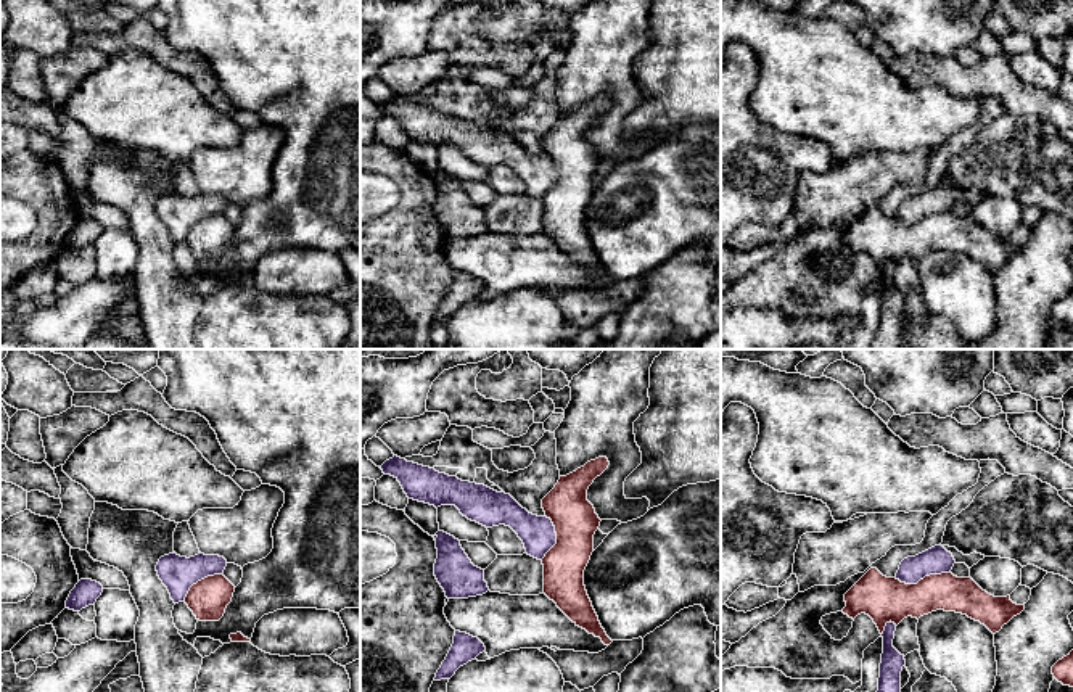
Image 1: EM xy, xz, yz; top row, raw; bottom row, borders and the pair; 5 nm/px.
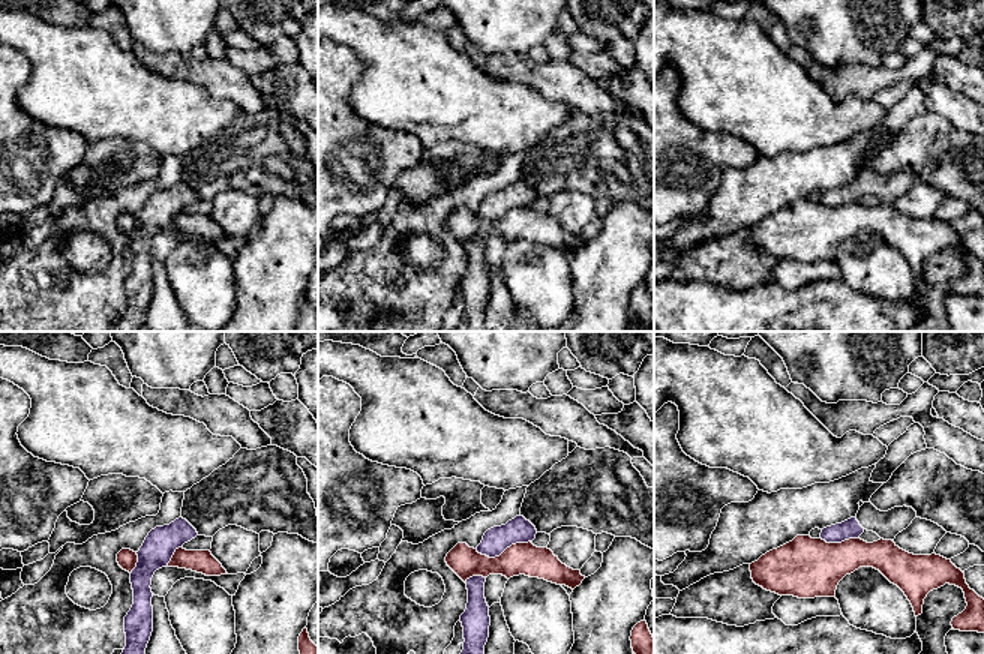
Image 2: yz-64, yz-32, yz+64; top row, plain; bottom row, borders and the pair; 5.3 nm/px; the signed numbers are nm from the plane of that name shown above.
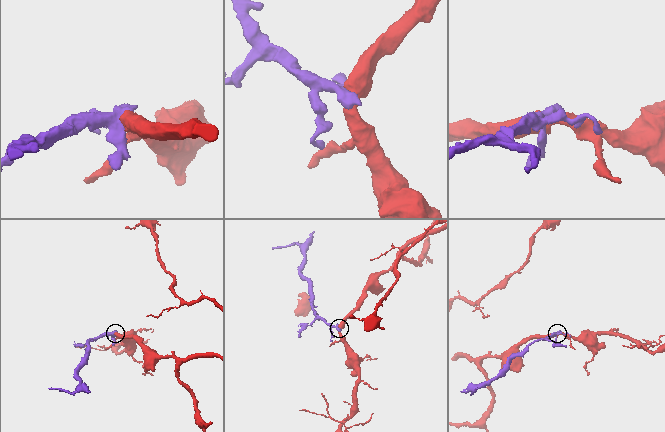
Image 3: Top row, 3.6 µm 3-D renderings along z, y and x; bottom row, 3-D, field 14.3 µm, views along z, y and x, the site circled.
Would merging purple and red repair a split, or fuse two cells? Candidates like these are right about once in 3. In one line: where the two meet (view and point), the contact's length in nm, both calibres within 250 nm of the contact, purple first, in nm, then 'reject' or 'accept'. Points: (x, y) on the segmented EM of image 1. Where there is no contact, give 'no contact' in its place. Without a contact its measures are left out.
contact yz (922, 578); length 280 nm; calibres 140 and 220 nm; reject

